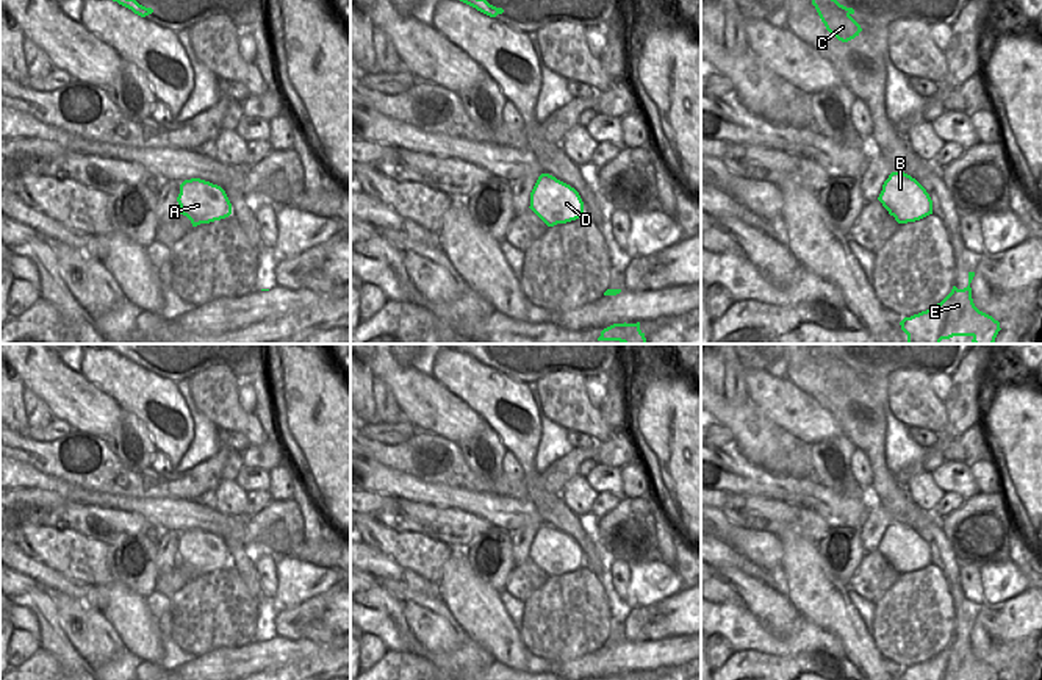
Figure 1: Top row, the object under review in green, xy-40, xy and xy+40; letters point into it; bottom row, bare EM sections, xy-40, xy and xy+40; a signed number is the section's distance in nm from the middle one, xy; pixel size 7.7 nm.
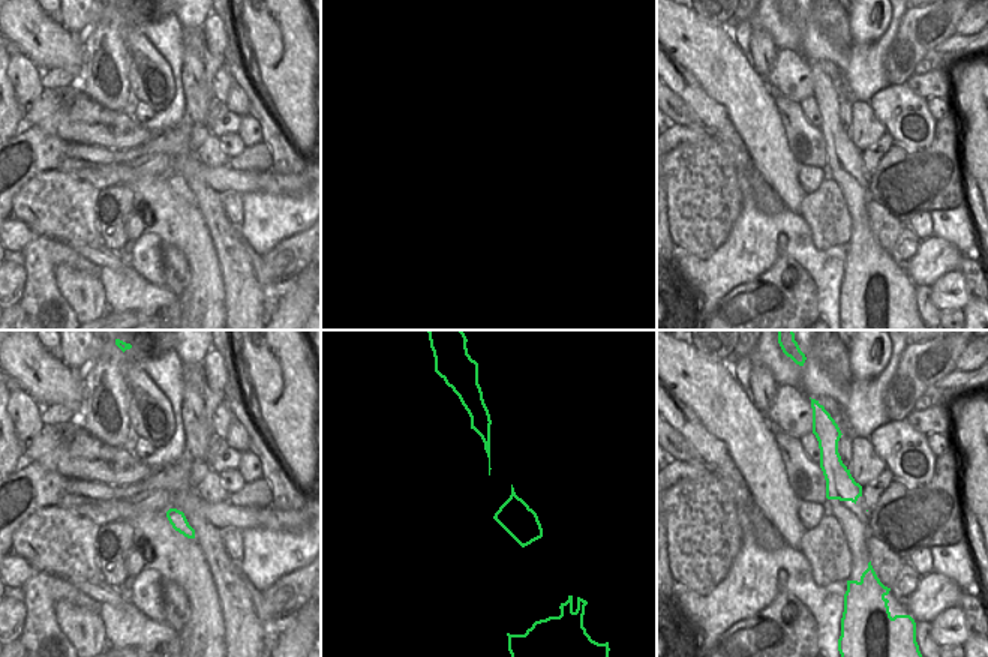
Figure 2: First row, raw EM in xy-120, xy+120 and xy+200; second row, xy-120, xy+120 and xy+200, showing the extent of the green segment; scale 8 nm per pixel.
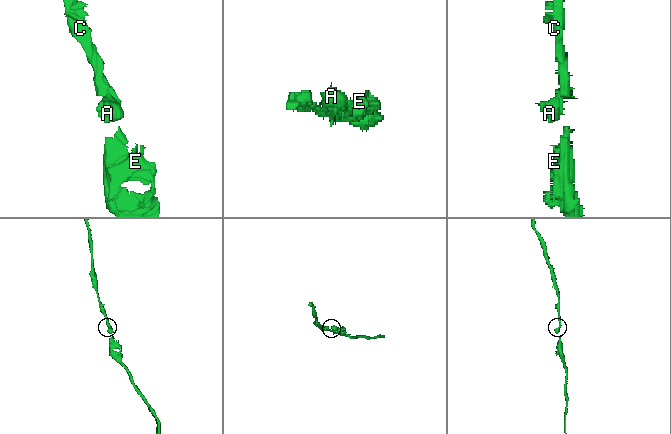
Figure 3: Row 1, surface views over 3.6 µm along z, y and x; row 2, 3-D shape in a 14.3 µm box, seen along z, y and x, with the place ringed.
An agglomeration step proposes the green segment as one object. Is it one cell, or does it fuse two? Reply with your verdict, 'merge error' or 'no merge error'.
no merge error

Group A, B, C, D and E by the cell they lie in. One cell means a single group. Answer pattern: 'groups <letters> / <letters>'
groups A B C D E

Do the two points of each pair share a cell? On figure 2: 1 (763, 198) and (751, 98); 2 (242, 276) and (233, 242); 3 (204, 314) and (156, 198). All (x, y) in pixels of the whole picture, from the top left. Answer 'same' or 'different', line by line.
1: different
2: same
3: same

